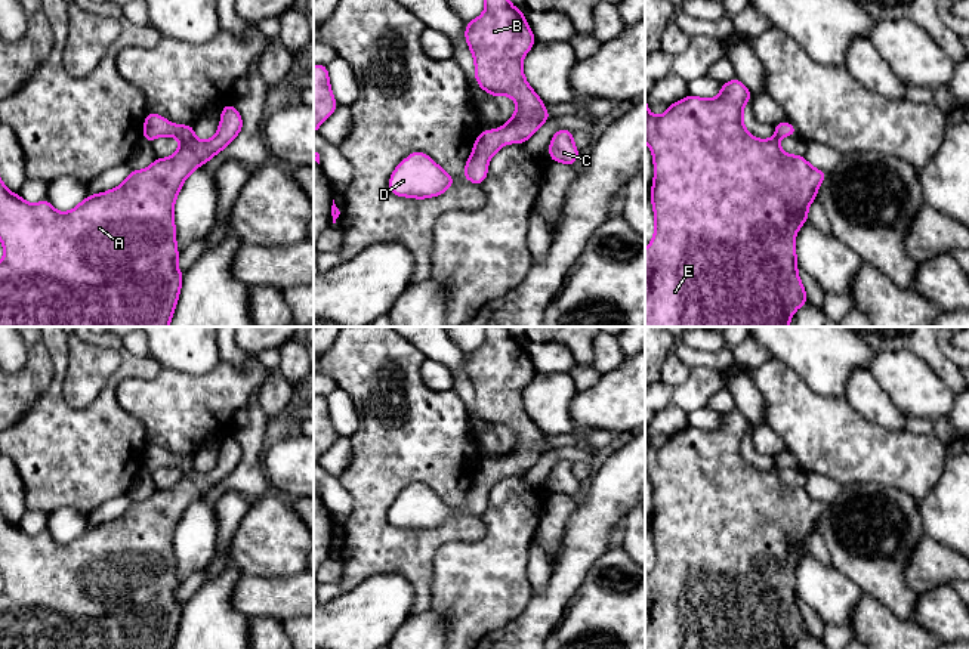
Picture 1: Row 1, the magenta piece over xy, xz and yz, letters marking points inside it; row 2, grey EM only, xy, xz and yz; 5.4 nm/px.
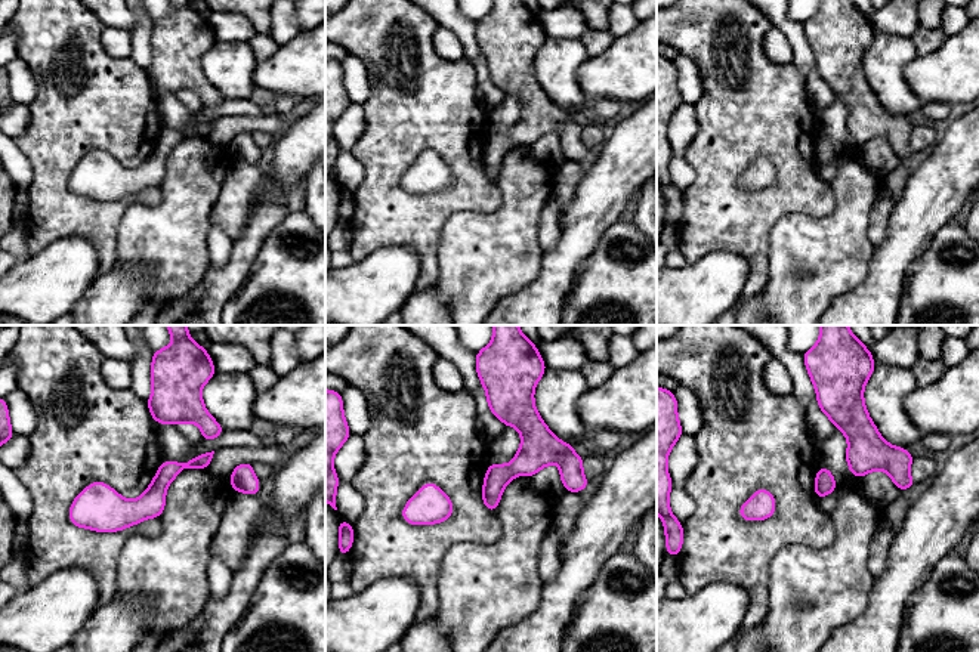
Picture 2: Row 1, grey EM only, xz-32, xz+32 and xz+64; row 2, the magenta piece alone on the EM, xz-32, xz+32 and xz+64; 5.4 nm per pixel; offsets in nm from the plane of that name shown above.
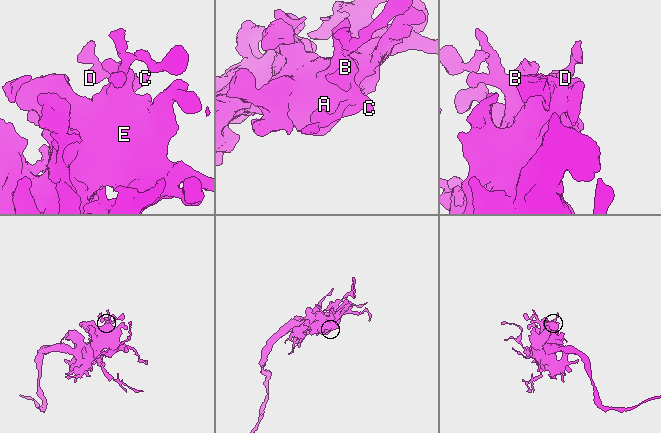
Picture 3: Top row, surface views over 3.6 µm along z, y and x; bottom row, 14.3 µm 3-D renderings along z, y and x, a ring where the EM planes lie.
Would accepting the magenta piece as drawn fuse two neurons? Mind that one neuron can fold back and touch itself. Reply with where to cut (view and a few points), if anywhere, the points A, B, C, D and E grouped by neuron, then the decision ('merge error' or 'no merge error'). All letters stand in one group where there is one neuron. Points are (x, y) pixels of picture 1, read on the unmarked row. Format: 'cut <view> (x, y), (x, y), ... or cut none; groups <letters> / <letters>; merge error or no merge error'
cut none; groups A B C D E; no merge error

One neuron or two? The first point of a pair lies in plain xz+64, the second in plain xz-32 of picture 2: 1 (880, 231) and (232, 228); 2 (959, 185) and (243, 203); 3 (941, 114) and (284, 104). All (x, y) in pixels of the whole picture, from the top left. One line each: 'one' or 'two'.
1: two
2: two
3: one

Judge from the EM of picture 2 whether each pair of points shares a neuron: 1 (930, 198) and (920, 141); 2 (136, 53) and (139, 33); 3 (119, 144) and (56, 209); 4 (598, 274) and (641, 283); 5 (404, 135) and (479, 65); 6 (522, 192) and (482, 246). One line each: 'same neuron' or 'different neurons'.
1: different neurons
2: same neuron
3: same neuron
4: same neuron
5: different neurons
6: same neuron

